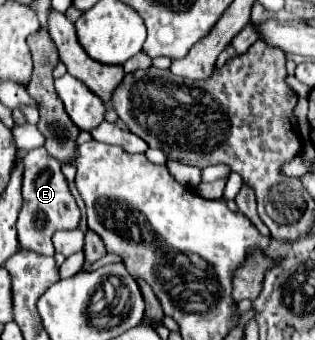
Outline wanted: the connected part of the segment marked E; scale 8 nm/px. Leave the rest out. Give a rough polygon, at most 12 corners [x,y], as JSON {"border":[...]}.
{"border":[[24,155],[20,247],[54,255],[52,235],[80,211],[60,163]]}

